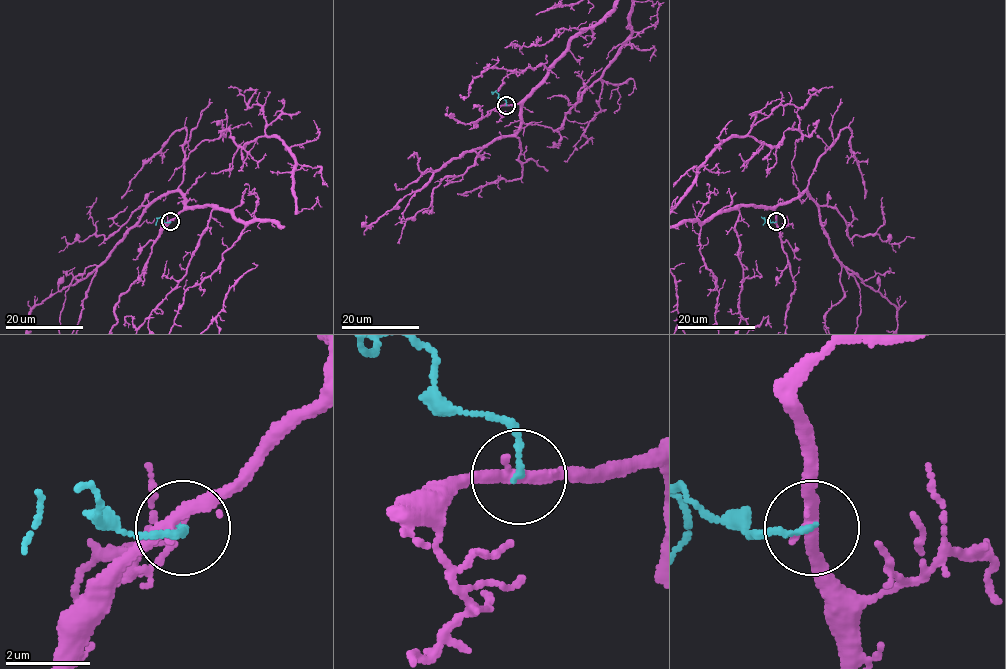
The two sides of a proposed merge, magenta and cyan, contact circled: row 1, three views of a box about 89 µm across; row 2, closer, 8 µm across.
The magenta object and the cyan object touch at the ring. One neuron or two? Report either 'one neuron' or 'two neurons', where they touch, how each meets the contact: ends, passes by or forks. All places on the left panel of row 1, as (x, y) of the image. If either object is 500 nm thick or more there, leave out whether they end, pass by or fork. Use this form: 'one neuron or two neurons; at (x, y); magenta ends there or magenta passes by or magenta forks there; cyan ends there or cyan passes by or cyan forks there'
two neurons; at (170, 221); magenta passes by; cyan ends there

